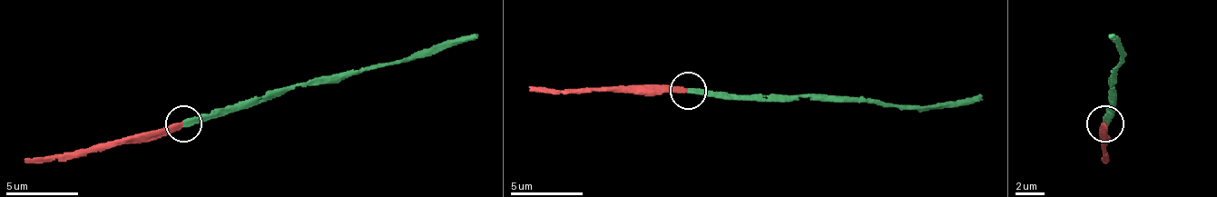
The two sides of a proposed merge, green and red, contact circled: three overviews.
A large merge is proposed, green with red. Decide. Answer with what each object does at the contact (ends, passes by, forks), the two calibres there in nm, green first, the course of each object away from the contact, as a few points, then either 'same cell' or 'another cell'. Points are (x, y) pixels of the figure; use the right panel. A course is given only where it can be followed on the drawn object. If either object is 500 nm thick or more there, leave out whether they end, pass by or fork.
green ends there; red ends there; 320 nm thick on the green side, 320 nm on the other; green runs (1104, 124), (1111, 117), (1111, 83), (1123, 58), (1115, 33); red runs (1104, 124), (1104, 164); same cell

